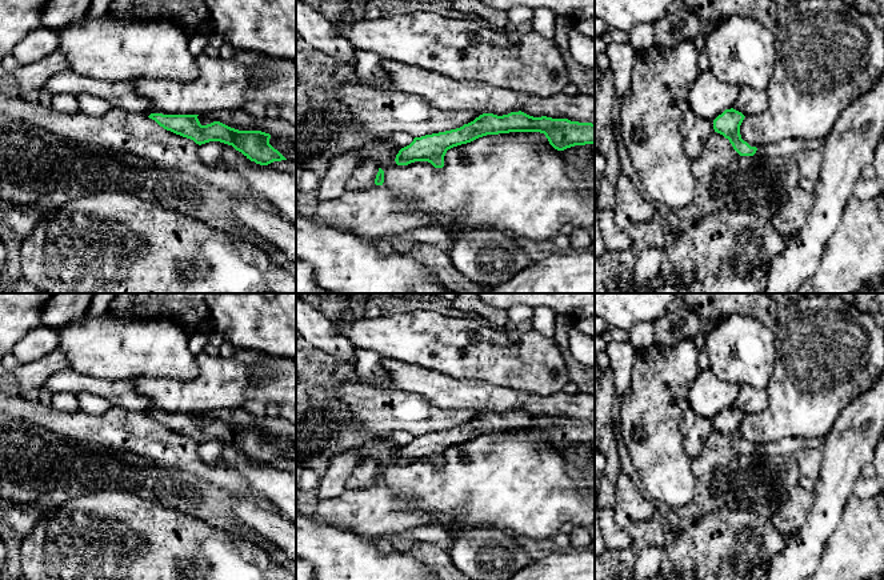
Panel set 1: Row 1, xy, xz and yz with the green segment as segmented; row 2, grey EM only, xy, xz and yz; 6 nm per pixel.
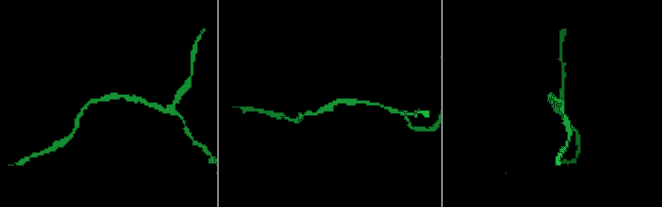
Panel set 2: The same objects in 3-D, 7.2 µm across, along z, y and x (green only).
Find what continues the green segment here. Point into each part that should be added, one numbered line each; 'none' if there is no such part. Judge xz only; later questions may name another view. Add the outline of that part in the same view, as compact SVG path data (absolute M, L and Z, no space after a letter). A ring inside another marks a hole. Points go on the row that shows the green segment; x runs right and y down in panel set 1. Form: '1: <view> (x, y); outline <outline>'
none

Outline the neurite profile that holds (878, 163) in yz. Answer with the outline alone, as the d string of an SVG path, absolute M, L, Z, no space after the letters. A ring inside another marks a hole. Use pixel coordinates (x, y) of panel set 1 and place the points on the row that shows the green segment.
M884 139L876 147L872 165L876 169L876 179L884 183Z

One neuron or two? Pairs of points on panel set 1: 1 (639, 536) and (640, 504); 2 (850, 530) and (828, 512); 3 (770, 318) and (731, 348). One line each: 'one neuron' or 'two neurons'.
1: two neurons
2: two neurons
3: two neurons

